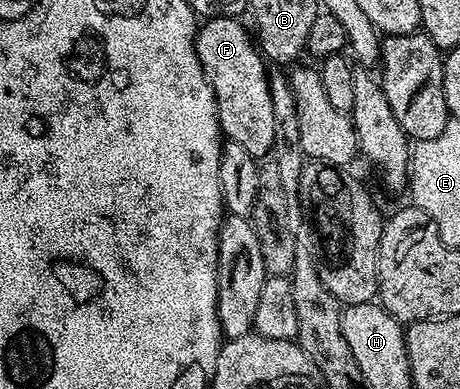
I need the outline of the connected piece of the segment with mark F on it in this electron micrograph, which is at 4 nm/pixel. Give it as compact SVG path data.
M233 16L204 19L195 34L195 50L207 81L215 91L220 133L230 143L249 150L251 156L263 158L274 146L273 103L264 57L243 22Z

